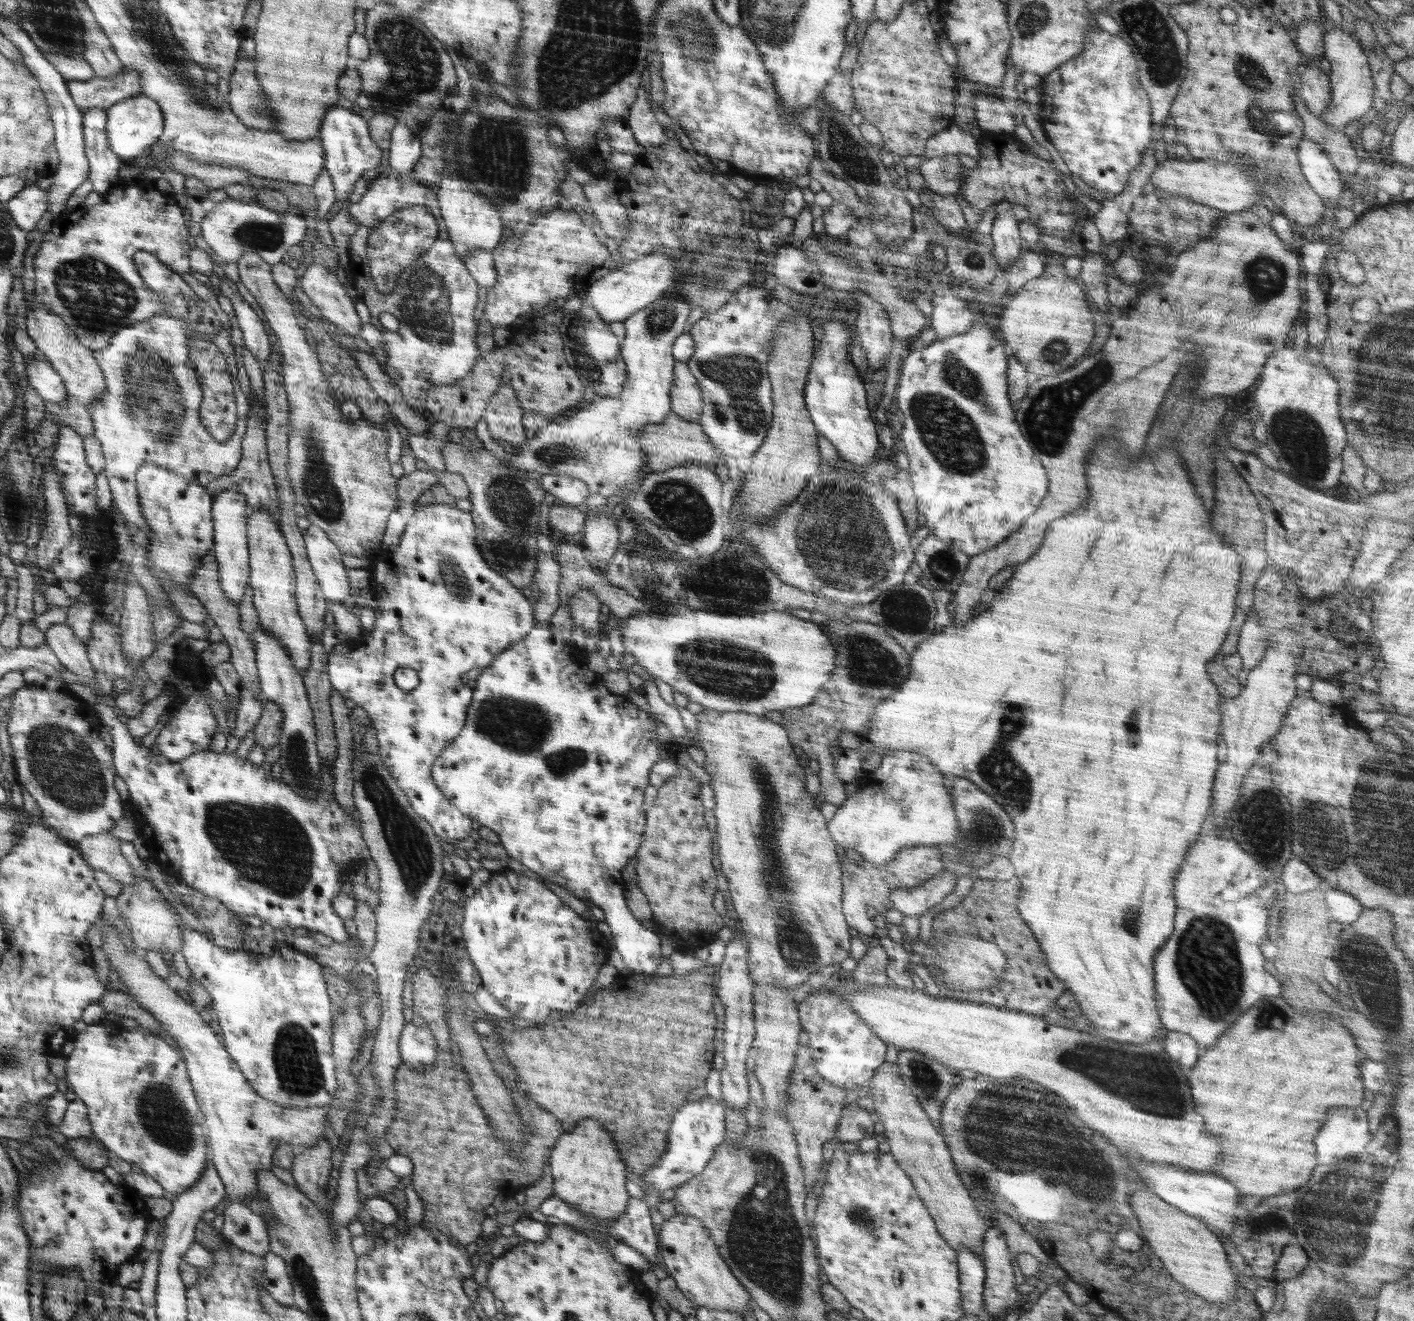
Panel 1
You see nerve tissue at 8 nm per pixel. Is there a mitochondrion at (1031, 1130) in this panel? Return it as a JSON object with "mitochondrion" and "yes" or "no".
{"mitochondrion":"yes"}

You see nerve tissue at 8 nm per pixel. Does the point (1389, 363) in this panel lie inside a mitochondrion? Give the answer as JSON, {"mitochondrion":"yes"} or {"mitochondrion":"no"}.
{"mitochondrion":"yes"}

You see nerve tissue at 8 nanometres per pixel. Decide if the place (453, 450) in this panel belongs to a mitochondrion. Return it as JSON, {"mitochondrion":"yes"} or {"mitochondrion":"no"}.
{"mitochondrion":"no"}

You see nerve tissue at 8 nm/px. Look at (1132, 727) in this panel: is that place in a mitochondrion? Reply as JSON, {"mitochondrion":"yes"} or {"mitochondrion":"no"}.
{"mitochondrion":"no"}

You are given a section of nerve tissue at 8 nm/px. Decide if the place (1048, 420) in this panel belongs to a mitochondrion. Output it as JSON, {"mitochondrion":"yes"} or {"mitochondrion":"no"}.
{"mitochondrion":"yes"}

